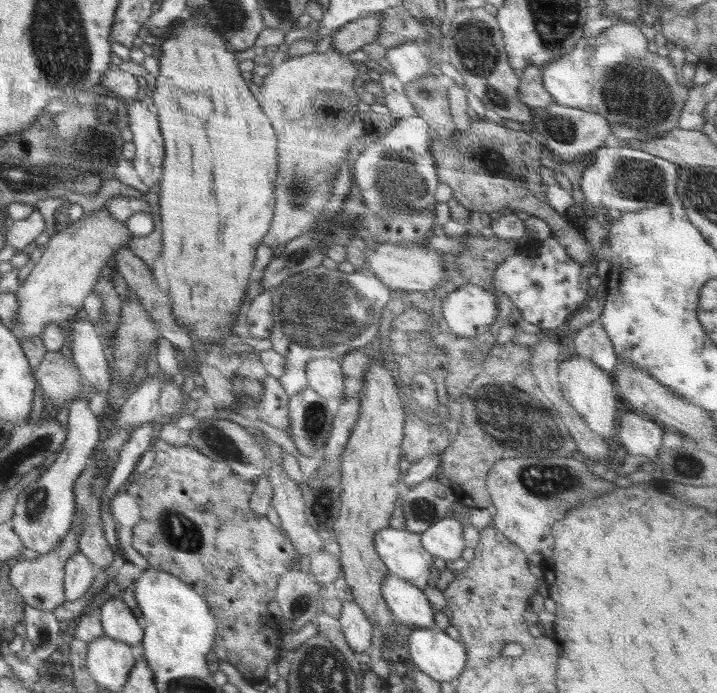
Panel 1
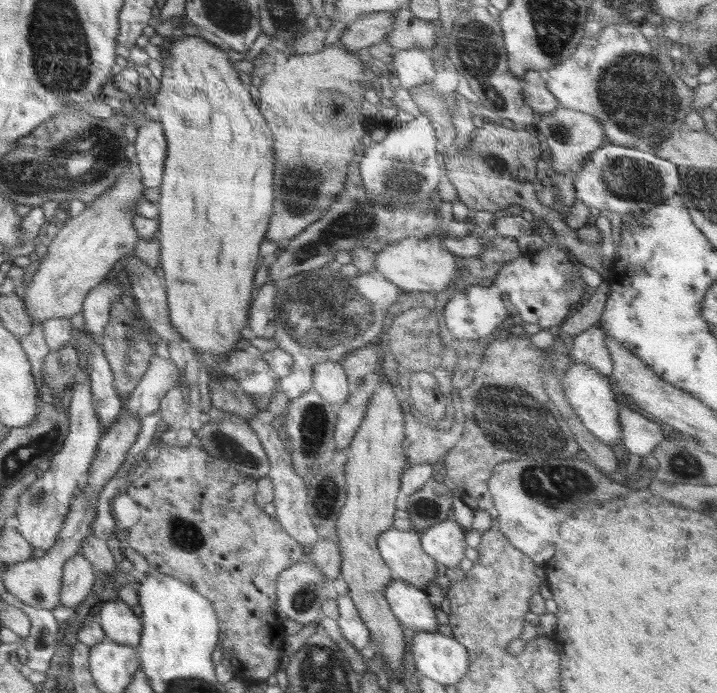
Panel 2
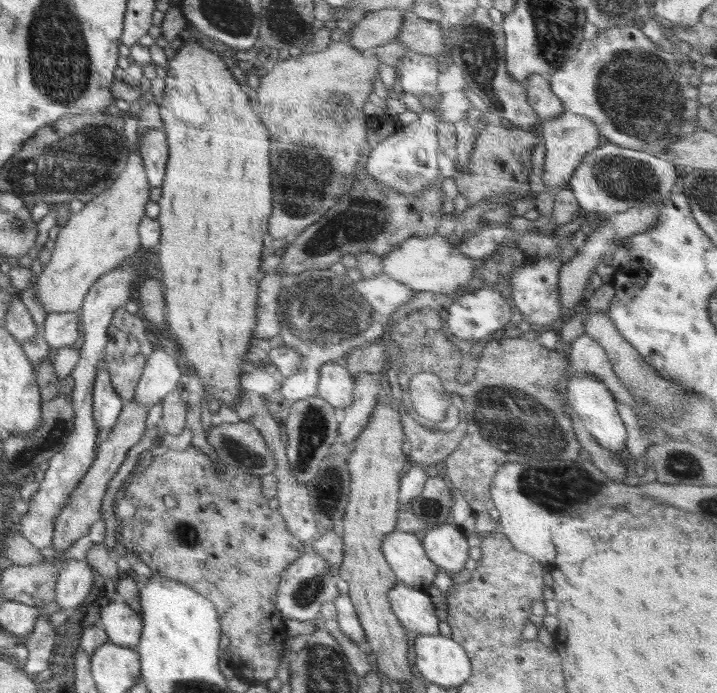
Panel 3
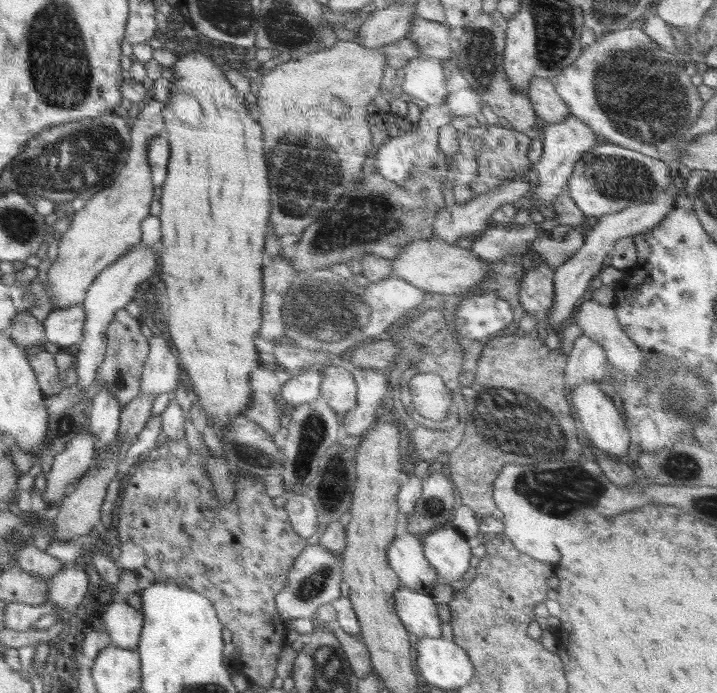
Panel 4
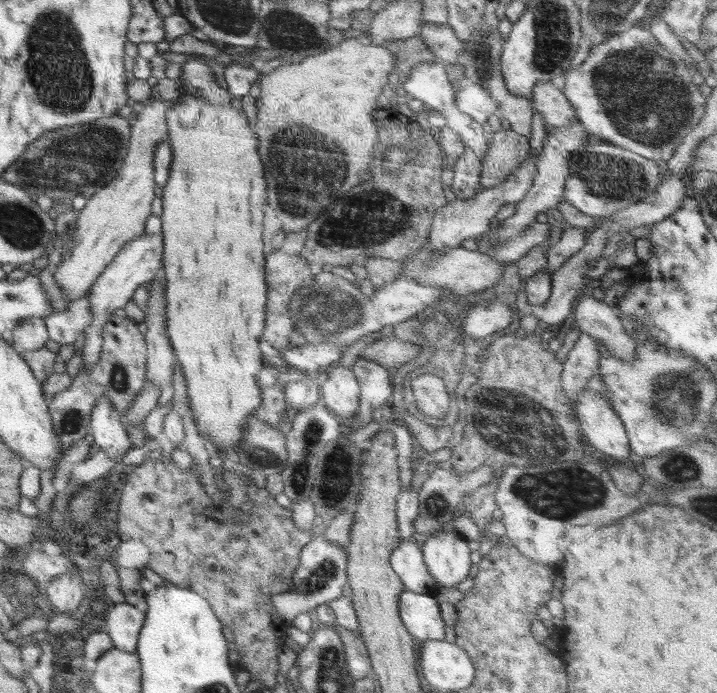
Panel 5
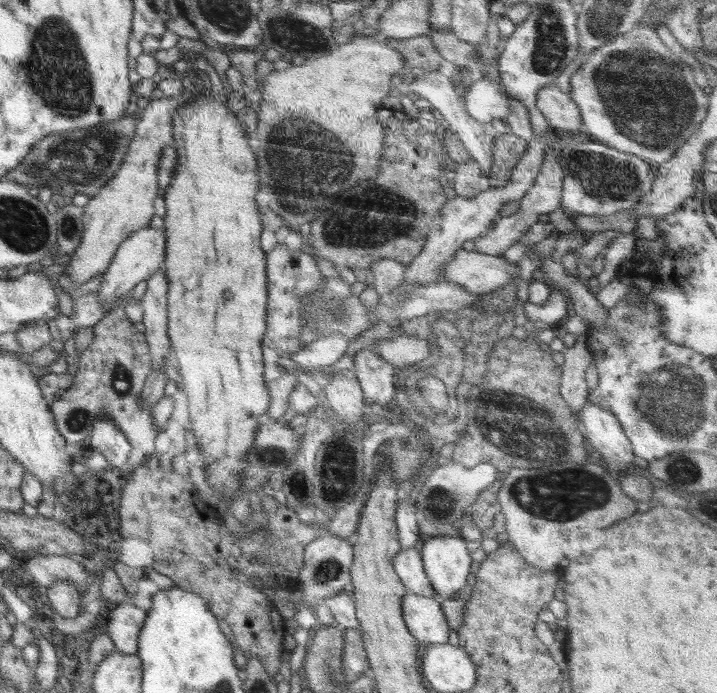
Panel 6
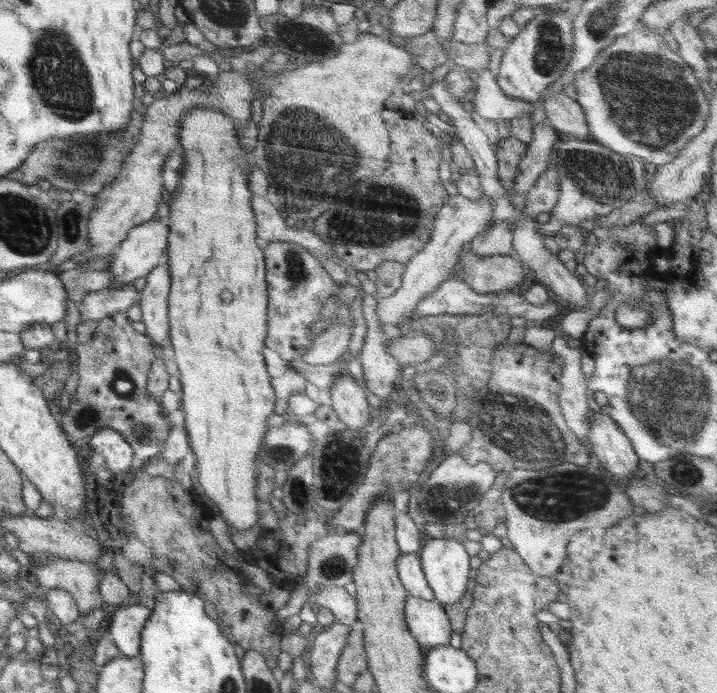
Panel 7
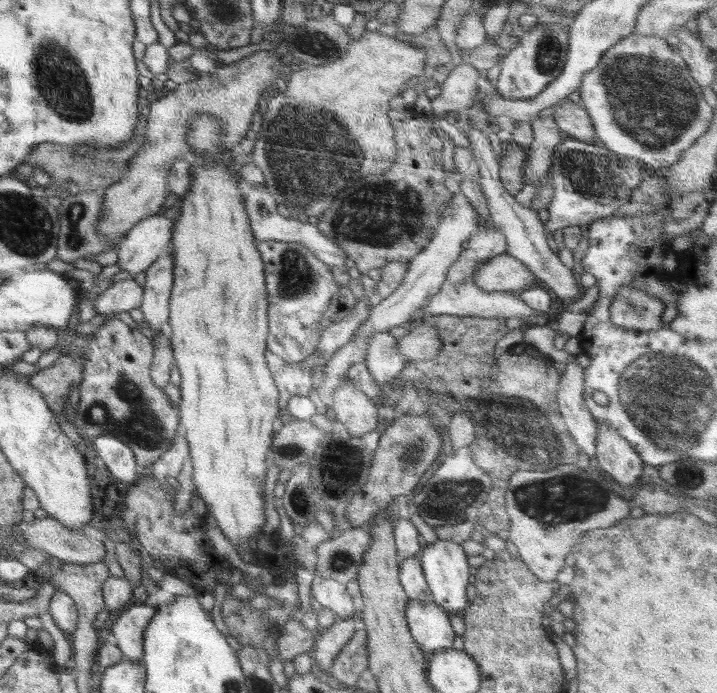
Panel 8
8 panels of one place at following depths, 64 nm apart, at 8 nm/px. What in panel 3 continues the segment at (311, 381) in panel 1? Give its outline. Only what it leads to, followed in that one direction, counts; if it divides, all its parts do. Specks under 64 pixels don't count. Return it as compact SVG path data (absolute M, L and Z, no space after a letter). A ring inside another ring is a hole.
M335 362L324 364L318 370L317 396L326 400L339 411L354 402L355 380L349 371Z

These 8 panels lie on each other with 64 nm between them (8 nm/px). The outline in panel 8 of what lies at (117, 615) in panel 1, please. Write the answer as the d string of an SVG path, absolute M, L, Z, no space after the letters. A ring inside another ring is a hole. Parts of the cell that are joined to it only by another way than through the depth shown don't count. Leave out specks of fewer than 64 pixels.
M146 604L131 605L127 610L121 609L120 616L112 623L110 629L116 638L117 647L125 660L140 662L143 654L144 630L156 614L155 606Z

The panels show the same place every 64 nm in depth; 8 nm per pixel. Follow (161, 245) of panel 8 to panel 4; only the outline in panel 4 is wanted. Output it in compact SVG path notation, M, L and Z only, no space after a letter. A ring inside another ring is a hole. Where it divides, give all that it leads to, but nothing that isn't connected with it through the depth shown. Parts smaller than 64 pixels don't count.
M142 241L135 244L135 246L121 258L118 258L111 266L102 270L101 274L95 278L86 294L83 306L86 311L86 318L84 318L83 337L80 342L80 348L77 355L78 385L82 389L88 389L96 379L96 372L103 364L106 347L107 336L106 331L110 321L114 318L115 312L124 309L130 302L134 300L137 293L138 286L148 280L157 273L158 254L161 250L161 242L152 243L147 246Z

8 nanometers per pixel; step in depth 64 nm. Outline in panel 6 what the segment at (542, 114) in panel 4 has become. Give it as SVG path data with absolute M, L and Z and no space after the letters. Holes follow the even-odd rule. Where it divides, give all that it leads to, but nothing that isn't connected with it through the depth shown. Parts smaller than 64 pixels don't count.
M556 83L544 86L536 92L536 106L554 130L574 132L587 138L580 108L570 95L560 91Z

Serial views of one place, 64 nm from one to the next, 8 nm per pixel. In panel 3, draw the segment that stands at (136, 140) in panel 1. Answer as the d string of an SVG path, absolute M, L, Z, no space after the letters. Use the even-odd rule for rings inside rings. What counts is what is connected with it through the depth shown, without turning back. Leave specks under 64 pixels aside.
M163 128L148 130L138 144L138 151L146 167L146 178L150 186L162 186L169 154L167 136Z

